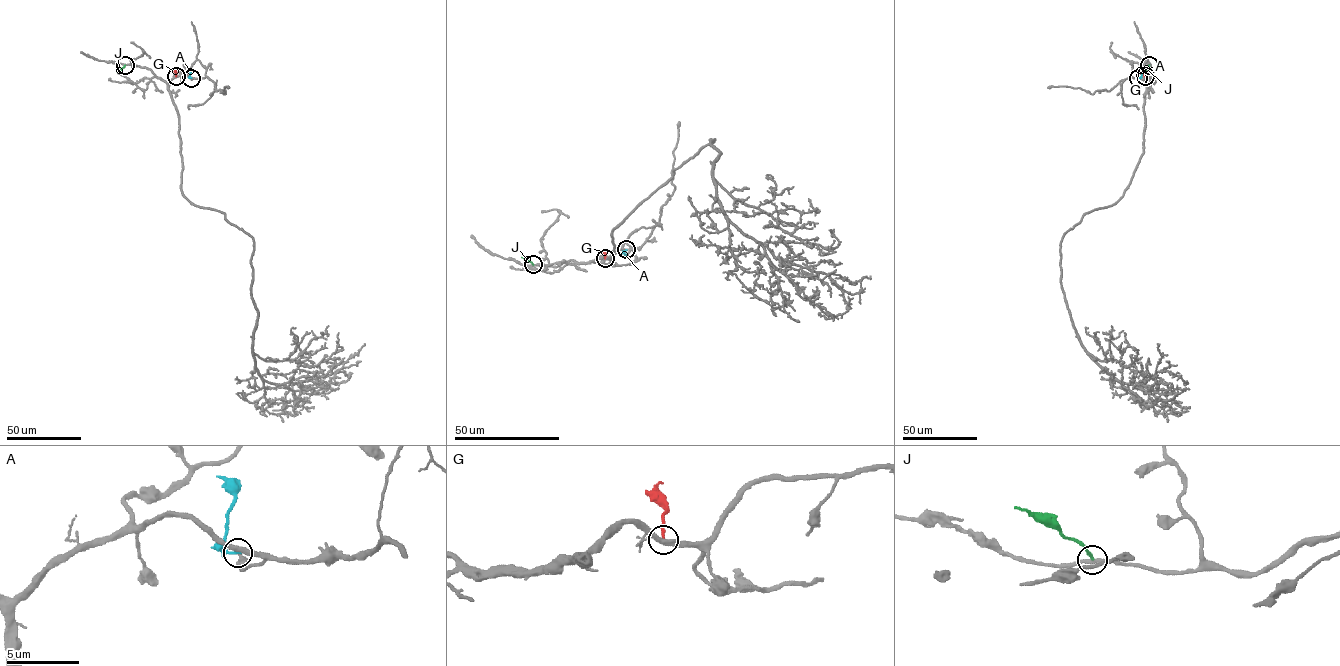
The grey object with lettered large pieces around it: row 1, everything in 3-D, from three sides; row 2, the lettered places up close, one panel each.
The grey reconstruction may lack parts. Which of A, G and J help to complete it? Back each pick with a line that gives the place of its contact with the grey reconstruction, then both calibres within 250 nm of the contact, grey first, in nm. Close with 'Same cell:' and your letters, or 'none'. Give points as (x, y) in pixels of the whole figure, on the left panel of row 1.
J: meets grey at (125, 65); 280 nm thick on the grey side, 180 nm on the other
Same cell: J

